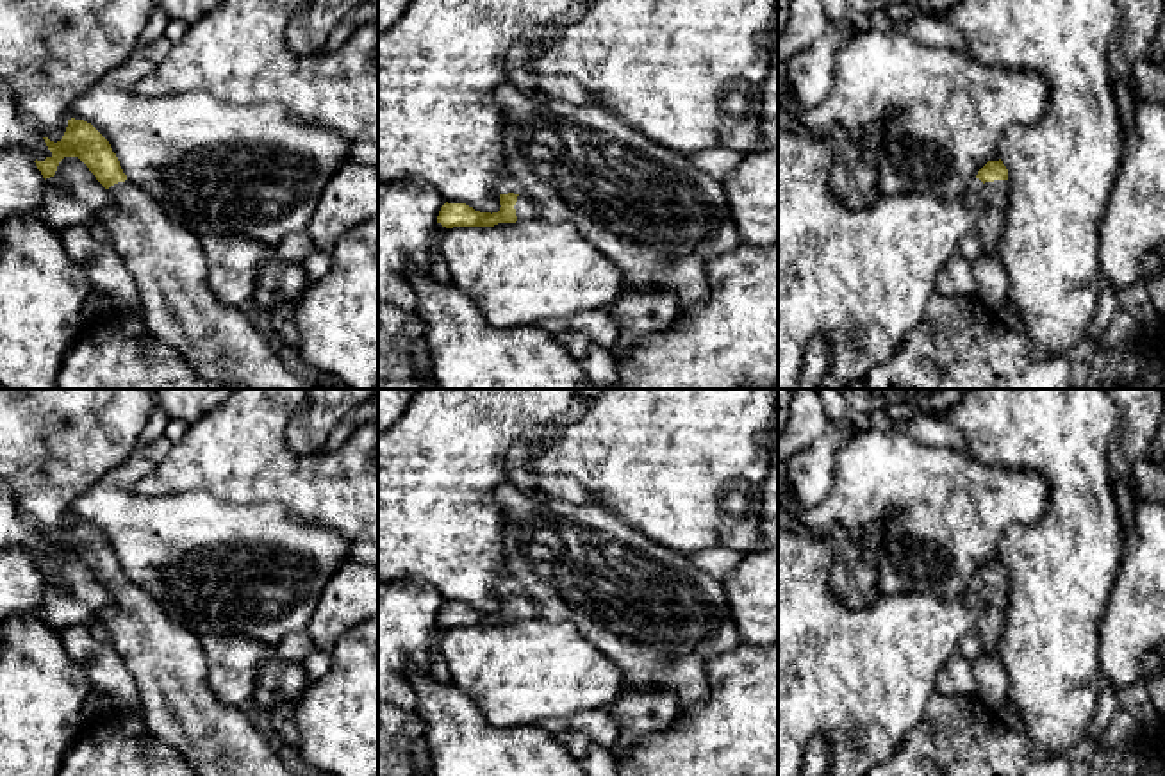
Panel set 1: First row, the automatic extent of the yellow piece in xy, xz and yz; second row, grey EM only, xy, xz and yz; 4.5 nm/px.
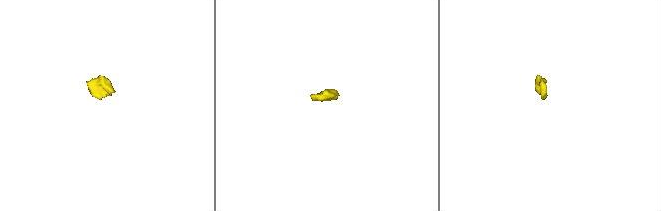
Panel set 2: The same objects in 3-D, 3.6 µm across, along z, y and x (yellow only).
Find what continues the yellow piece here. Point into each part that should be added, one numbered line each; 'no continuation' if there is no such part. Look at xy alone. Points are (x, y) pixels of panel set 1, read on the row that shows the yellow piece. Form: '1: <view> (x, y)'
1: xy (166, 261)

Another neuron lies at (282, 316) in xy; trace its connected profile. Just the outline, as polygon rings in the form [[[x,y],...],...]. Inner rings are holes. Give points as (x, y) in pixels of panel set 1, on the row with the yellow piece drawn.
[[[284,301],[277,305],[271,310],[271,326],[285,346],[298,350],[300,332],[294,325],[294,303]]]

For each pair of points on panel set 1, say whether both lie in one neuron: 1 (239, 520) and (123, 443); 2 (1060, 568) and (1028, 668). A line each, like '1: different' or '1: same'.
1: different
2: same

